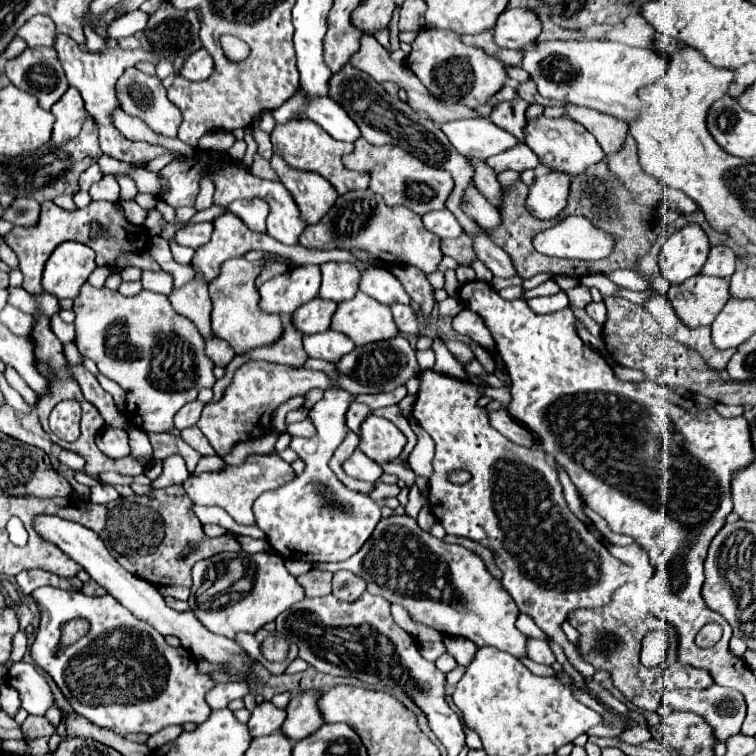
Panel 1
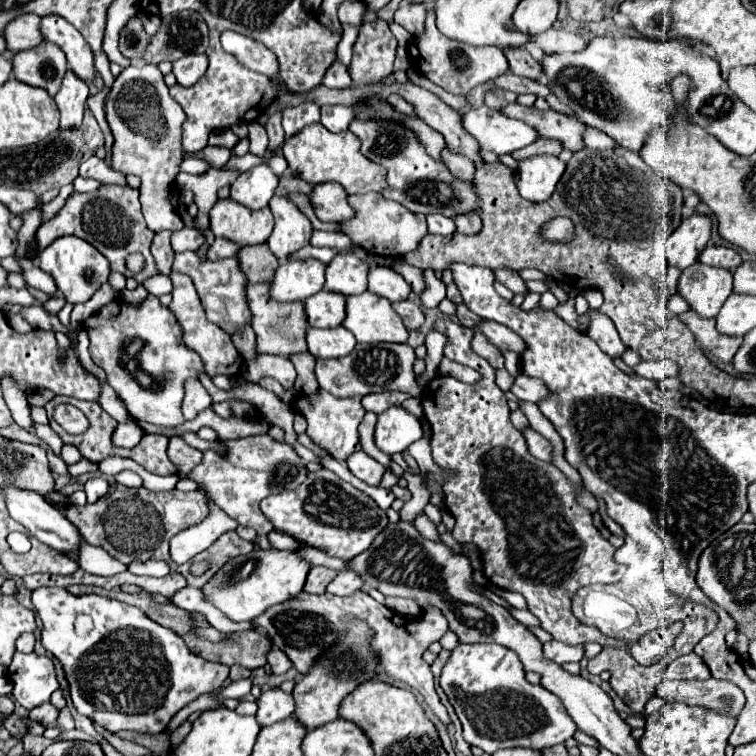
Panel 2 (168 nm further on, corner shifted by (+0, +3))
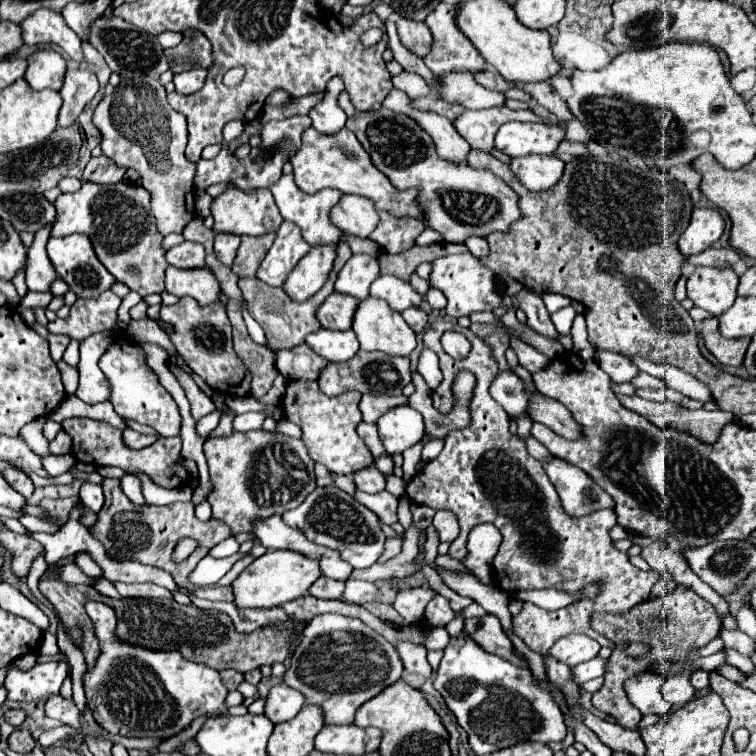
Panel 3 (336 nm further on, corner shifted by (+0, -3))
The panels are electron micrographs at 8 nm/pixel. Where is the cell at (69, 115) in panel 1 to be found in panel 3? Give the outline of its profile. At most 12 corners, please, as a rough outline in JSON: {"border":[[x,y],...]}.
{"border":[[68,68],[60,88],[64,104],[58,126],[74,124],[96,96],[98,78],[86,68]]}

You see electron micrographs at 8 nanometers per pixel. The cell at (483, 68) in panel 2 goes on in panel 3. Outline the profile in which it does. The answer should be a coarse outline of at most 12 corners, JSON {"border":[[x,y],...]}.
{"border":[[458,4],[426,18],[434,46],[424,64],[436,74],[480,72],[486,64],[454,24]]}

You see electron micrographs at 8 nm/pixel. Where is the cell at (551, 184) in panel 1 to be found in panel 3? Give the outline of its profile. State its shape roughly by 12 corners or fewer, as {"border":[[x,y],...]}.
{"border":[[556,156],[512,158],[510,168],[528,190],[542,192],[560,180]]}

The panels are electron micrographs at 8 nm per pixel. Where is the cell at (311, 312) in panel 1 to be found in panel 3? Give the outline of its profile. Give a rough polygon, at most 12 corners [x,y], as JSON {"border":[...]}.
{"border":[[334,292],[318,308],[322,328],[348,330],[360,300]]}

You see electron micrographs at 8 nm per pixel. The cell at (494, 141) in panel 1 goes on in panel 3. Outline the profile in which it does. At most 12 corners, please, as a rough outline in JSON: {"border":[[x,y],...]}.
{"border":[[508,122],[494,144],[508,156],[554,154],[566,128]]}

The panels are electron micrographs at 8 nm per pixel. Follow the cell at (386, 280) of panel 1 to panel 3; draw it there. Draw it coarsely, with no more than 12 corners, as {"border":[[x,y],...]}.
{"border":[[378,276],[370,296],[396,312],[424,302],[408,282]]}

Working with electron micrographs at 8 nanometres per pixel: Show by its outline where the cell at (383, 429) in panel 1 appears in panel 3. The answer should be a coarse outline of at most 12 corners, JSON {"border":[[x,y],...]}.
{"border":[[408,404],[378,418],[380,440],[398,454],[424,436],[422,414]]}

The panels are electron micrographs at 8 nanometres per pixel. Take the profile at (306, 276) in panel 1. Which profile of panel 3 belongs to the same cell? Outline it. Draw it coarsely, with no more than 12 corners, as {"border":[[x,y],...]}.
{"border":[[336,246],[312,248],[290,272],[284,290],[312,298],[328,280]]}

